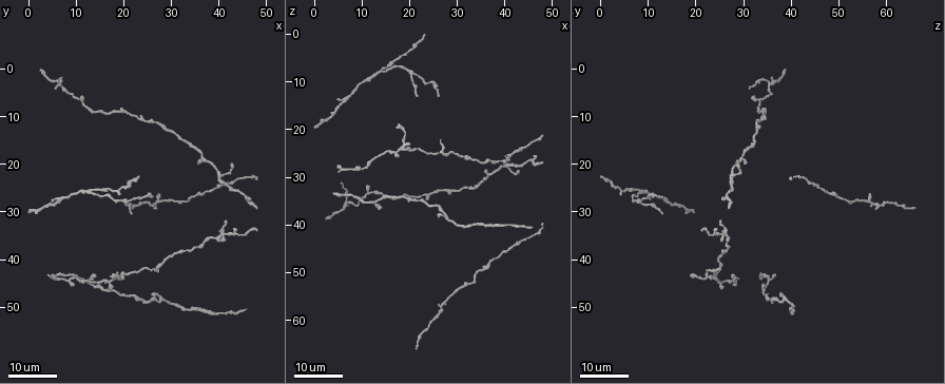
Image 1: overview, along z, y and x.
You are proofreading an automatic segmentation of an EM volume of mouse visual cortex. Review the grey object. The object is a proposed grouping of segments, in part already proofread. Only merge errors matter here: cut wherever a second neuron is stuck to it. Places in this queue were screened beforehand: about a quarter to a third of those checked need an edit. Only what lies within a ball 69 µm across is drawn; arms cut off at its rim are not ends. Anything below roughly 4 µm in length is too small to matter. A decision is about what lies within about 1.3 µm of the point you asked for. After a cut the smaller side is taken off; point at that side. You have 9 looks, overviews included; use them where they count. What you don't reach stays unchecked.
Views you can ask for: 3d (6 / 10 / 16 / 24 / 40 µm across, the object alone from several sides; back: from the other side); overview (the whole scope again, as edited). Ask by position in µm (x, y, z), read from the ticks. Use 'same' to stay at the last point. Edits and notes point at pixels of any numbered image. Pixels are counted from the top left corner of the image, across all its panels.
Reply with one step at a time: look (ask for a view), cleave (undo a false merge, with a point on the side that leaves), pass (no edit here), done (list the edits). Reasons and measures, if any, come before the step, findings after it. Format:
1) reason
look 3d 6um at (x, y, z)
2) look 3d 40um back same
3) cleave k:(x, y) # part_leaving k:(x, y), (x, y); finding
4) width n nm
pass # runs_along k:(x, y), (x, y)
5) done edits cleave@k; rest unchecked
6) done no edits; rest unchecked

a fork
look 3d 24um at (20.5, 27.5, 8.0)

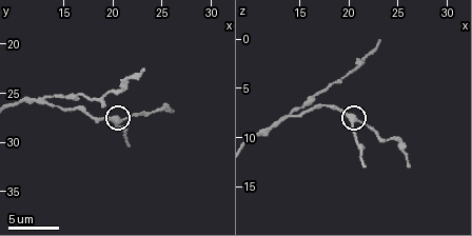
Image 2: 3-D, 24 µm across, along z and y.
look 3d 6um at (20.8, 28.0, 8.4)

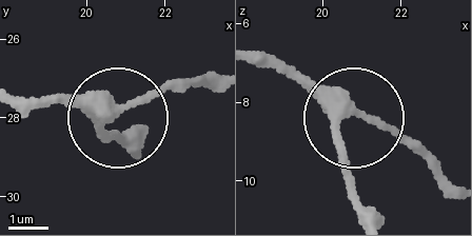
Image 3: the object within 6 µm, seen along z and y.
arms 3
pass # continuous, no second neuron

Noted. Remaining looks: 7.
sudden change in width
look 3d 24um at (25.5, 49.0, 36.5)

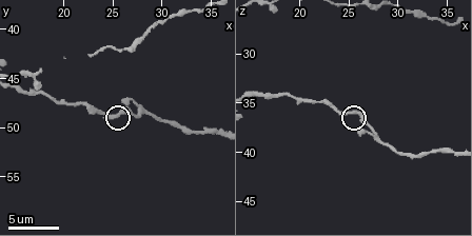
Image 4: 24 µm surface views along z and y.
zoom in
look 3d 6um at (25.6, 48.8, 35.8)

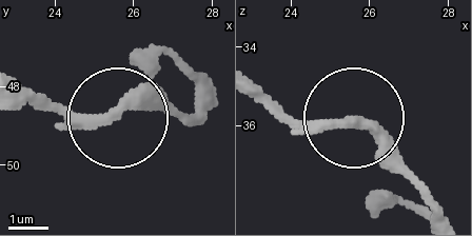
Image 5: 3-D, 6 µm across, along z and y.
pass # runs_along 5:(17, 81), (67, 111), (184, 111); one neuron here

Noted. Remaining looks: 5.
four arms meet
look 3d 24um at (27.5, 27.5, 56.0)

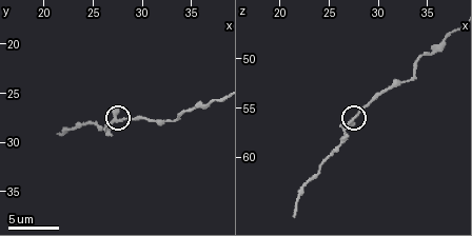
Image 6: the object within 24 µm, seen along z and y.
look 3d 10um at (27.0, 27.8, 56.4)

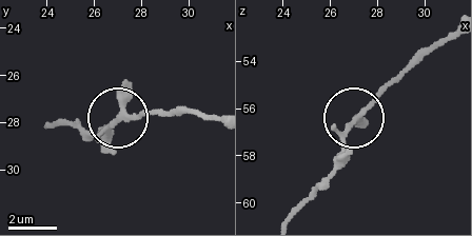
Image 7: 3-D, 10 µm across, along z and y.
closer look
look 3d 6um at (27.2, 27.9, 56.6)

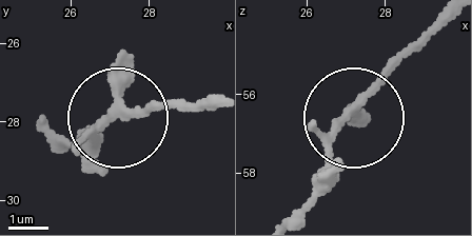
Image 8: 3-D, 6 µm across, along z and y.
arms 4
pass # runs_along 8:(441, 26), (341, 126), (325, 194); continuous, no second neuron

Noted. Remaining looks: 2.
a fork
look 3d 16um at (40.5, 22.5, 28.0)

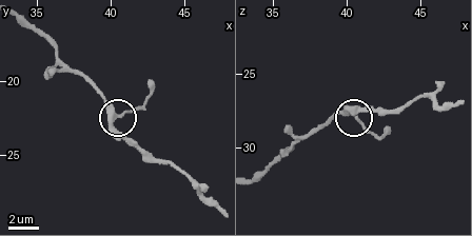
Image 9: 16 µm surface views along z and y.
look 3d 6um same

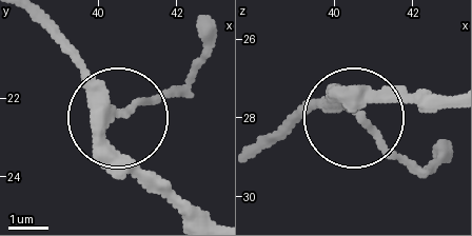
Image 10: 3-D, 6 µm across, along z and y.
arms 3
pass # one neuron here

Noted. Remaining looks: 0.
done no edits; rest unchecked

